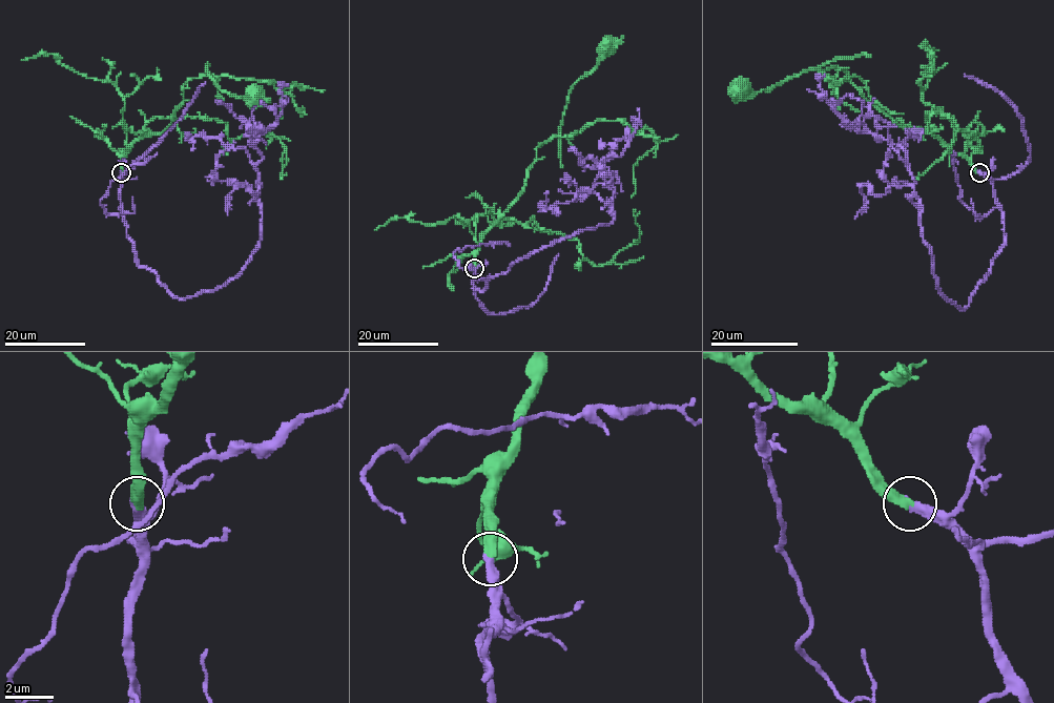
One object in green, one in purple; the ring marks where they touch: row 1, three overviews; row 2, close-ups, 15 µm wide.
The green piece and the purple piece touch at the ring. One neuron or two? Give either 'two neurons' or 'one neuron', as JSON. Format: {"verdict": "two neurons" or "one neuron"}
{"verdict": "one neuron"}

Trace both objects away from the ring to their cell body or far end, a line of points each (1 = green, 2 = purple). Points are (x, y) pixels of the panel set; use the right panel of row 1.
1: (979, 172), (929, 132), (896, 124), (832, 61), (757, 92), (739, 81), (741, 84)
2: (979, 172), (1000, 206), (1006, 244), (959, 308), (937, 288), (908, 164), (886, 140), (845, 121), (821, 78)

